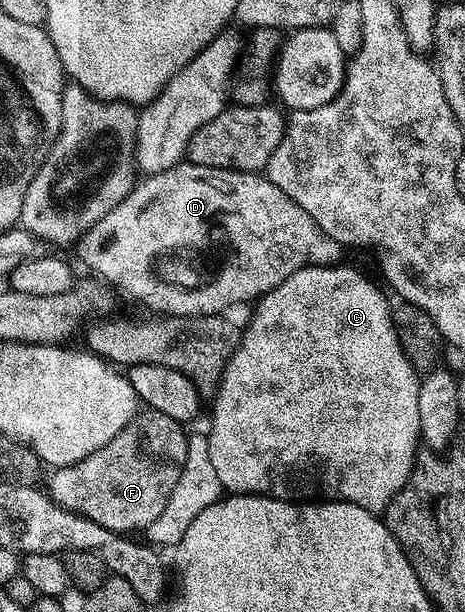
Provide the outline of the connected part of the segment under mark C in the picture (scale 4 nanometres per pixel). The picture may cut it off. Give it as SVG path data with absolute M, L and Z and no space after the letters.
M312 266L310 268L302 268L297 270L289 278L285 278L285 282L281 282L281 286L277 286L271 292L266 292L264 296L259 297L254 305L255 313L251 316L247 328L242 329L241 339L239 341L239 349L229 358L229 362L223 371L223 377L219 383L219 390L213 397L215 403L215 413L211 416L211 430L206 433L209 442L209 456L213 460L213 466L217 470L217 476L220 478L220 486L231 494L250 494L252 496L272 496L275 500L289 500L292 502L302 501L304 498L326 498L331 502L346 502L348 504L356 504L362 508L367 508L370 512L376 514L382 513L390 504L391 499L401 491L405 486L405 482L409 478L409 474L415 465L415 457L421 448L421 437L419 427L421 426L421 413L418 405L418 390L421 381L420 373L417 371L411 359L408 358L406 350L403 348L402 342L399 341L399 330L395 326L393 319L392 305L387 305L387 300L383 297L383 292L370 280L367 276L362 276L355 268L339 268L340 266Z

